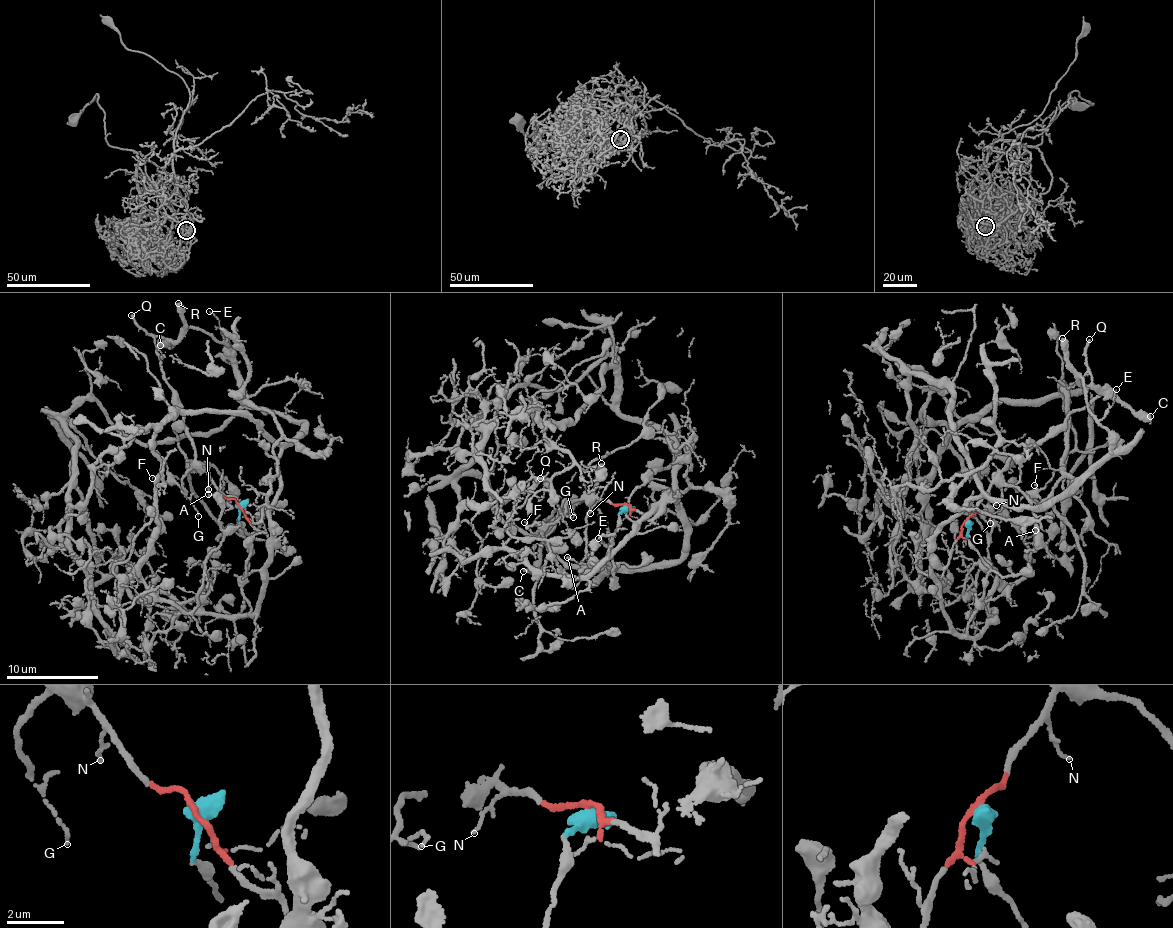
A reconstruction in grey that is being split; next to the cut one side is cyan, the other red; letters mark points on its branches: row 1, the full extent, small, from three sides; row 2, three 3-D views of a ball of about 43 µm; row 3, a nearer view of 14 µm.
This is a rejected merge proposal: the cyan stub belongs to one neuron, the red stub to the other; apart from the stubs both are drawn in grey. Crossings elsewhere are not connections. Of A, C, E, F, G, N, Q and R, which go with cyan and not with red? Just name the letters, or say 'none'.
none

